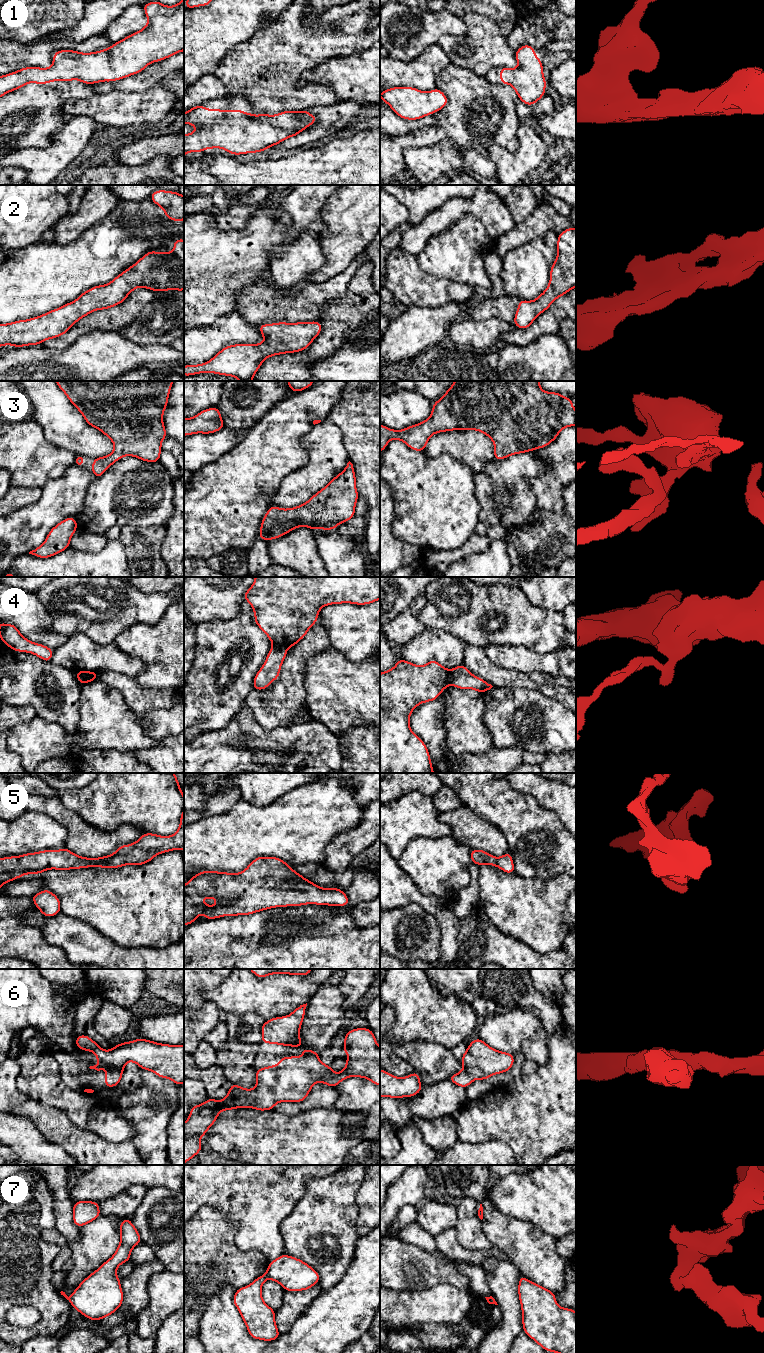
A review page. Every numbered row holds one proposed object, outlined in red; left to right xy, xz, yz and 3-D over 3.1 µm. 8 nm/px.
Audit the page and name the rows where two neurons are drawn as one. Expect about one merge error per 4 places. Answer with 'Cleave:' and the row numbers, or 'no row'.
Cleave: 4, 7

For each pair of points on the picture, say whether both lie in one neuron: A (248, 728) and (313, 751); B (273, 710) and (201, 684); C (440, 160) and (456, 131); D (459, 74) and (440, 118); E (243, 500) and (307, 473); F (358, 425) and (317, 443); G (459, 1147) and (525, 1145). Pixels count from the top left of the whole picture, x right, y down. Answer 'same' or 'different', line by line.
A: same
B: different
C: different
D: same
E: different
F: different
G: different

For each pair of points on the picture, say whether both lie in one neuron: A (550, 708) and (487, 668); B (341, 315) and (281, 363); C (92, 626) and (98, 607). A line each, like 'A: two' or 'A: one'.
A: two
B: one
C: one

